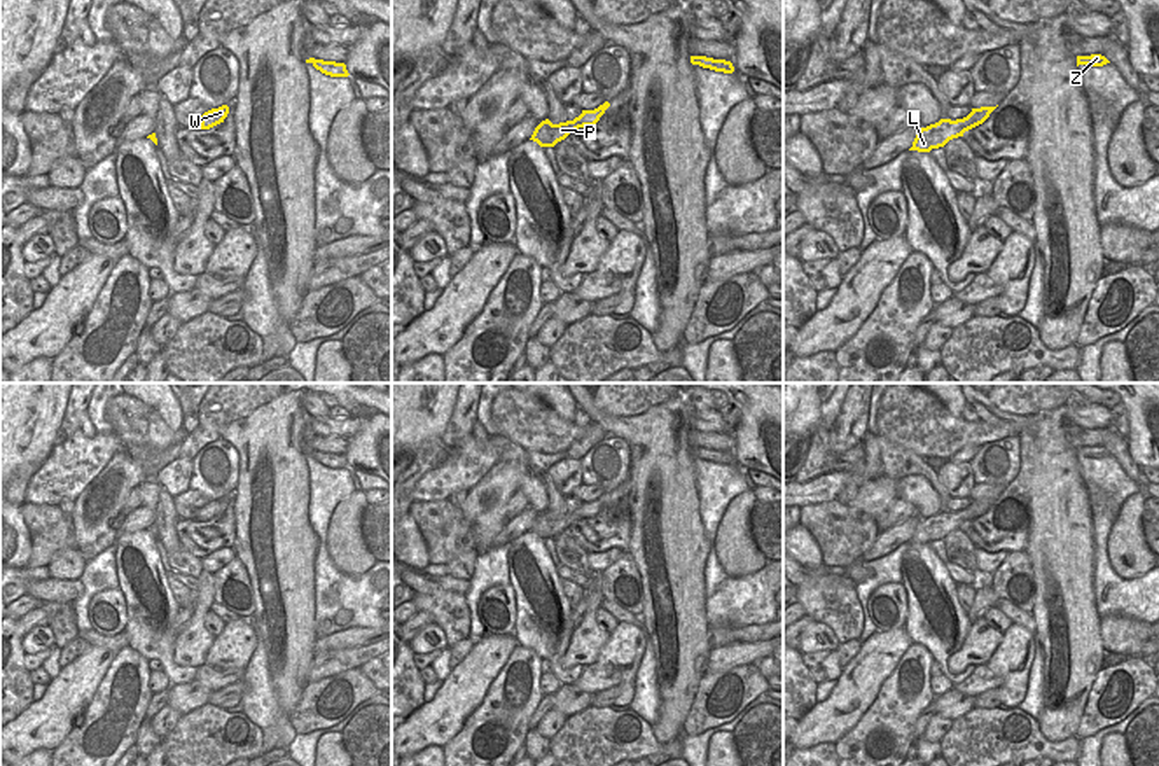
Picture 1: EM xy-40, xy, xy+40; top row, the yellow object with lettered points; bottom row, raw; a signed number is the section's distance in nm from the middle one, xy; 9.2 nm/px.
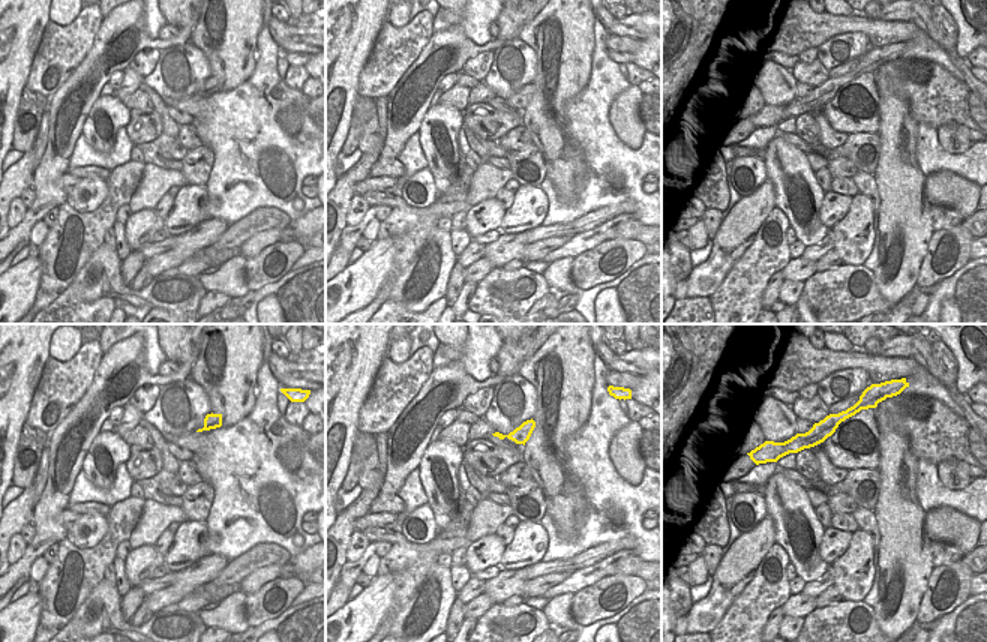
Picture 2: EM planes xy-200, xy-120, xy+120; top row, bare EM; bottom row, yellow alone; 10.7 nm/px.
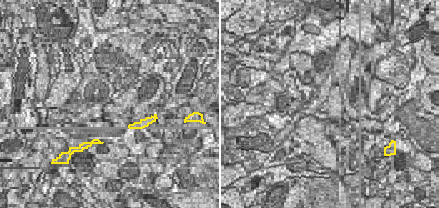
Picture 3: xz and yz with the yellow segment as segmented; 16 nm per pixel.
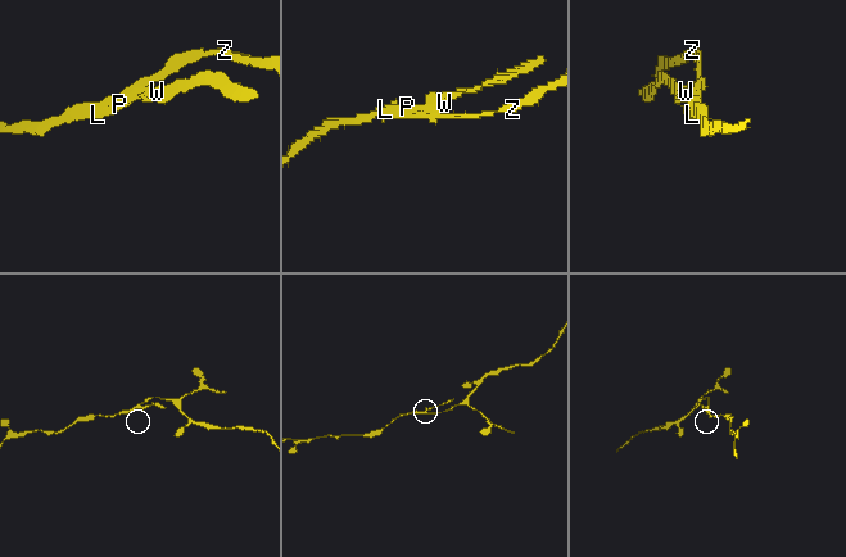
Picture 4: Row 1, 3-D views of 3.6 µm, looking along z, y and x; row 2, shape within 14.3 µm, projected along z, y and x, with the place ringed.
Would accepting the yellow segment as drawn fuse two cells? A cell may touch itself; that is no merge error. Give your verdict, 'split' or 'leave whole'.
split

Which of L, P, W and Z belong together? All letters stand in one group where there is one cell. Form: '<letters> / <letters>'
L P W / Z

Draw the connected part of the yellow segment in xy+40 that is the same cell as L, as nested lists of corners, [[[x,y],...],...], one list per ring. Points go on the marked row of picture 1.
[[[979,108],[975,119],[970,122],[953,122],[951,119],[940,119],[935,124],[921,128],[909,150],[930,152],[932,149],[944,147],[949,140],[963,136],[965,131],[982,124],[995,108]]]

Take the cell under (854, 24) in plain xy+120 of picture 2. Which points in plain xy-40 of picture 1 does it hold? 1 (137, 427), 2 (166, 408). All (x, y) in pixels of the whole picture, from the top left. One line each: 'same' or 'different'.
1: same
2: different

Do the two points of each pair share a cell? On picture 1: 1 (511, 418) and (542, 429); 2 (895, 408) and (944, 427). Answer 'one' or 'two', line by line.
1: one
2: one

